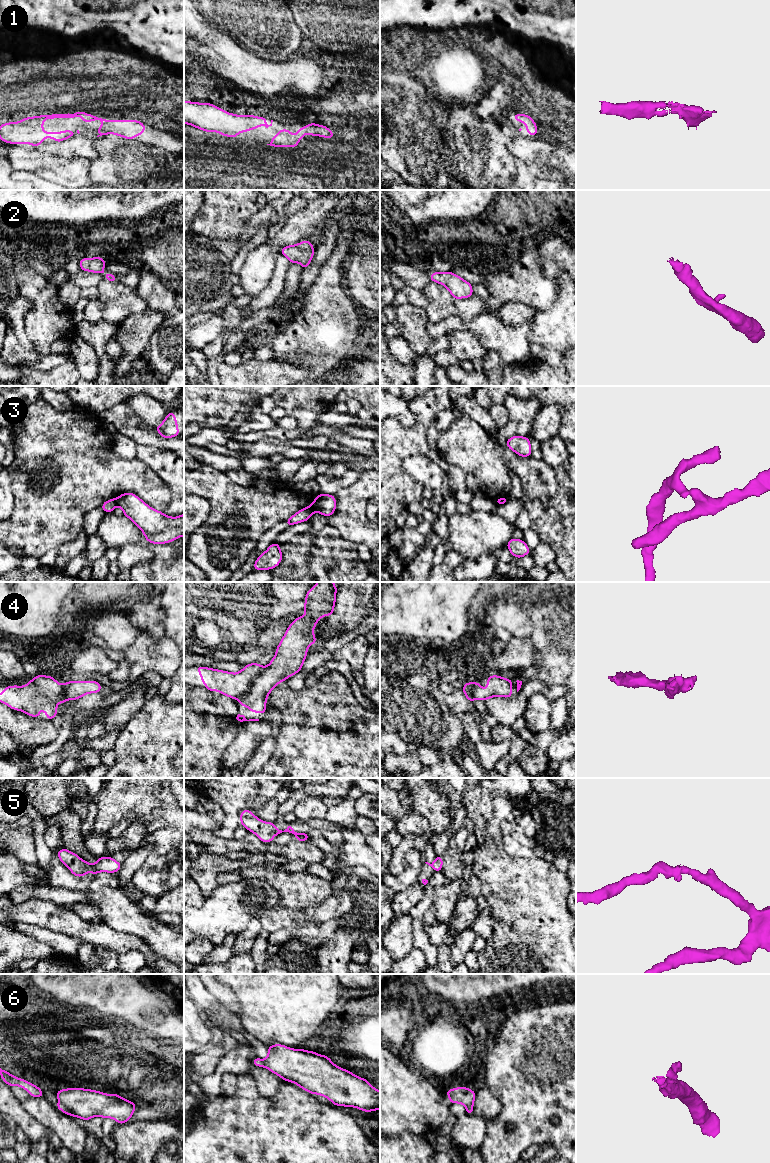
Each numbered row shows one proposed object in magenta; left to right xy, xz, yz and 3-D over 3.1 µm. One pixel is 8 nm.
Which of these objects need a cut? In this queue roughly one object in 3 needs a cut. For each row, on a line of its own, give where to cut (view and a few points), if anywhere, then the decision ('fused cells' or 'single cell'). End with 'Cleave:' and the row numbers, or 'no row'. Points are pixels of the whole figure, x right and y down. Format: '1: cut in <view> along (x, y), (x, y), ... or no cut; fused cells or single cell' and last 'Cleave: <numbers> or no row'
1: no cut; single cell
2: no cut; single cell
3: cut in xy along (115, 498), (116, 504); fused cells
4: cut in xz along (264, 668), (249, 686); fused cells
5: no cut; single cell
6: cut in xy along (59, 1102), (73, 1115); fused cells
Cleave: 3, 4, 6

